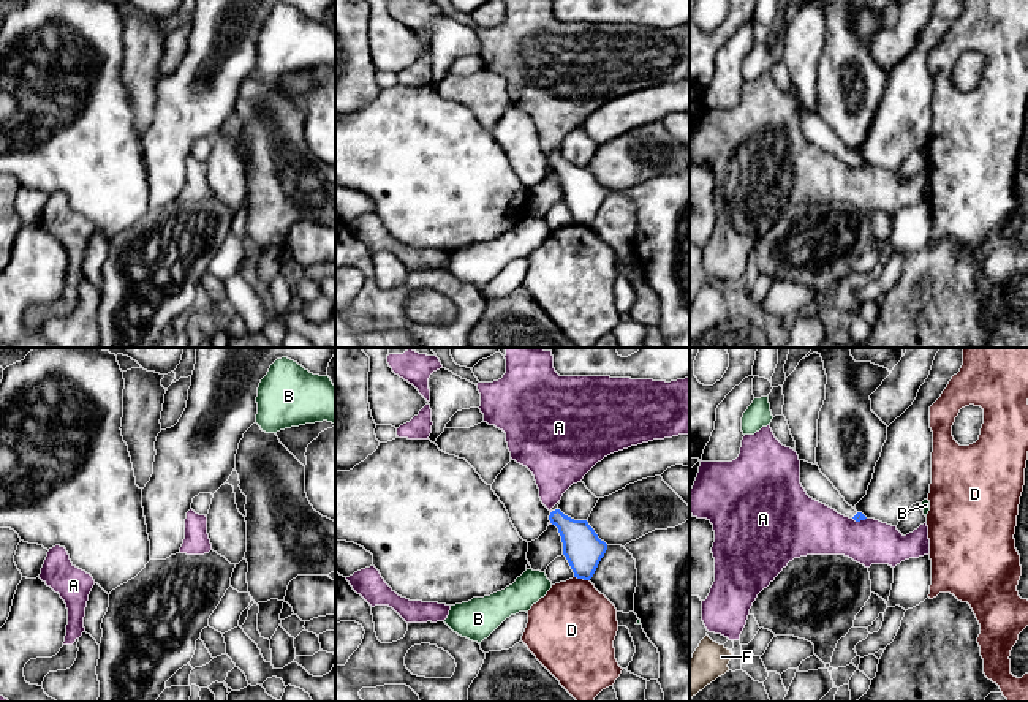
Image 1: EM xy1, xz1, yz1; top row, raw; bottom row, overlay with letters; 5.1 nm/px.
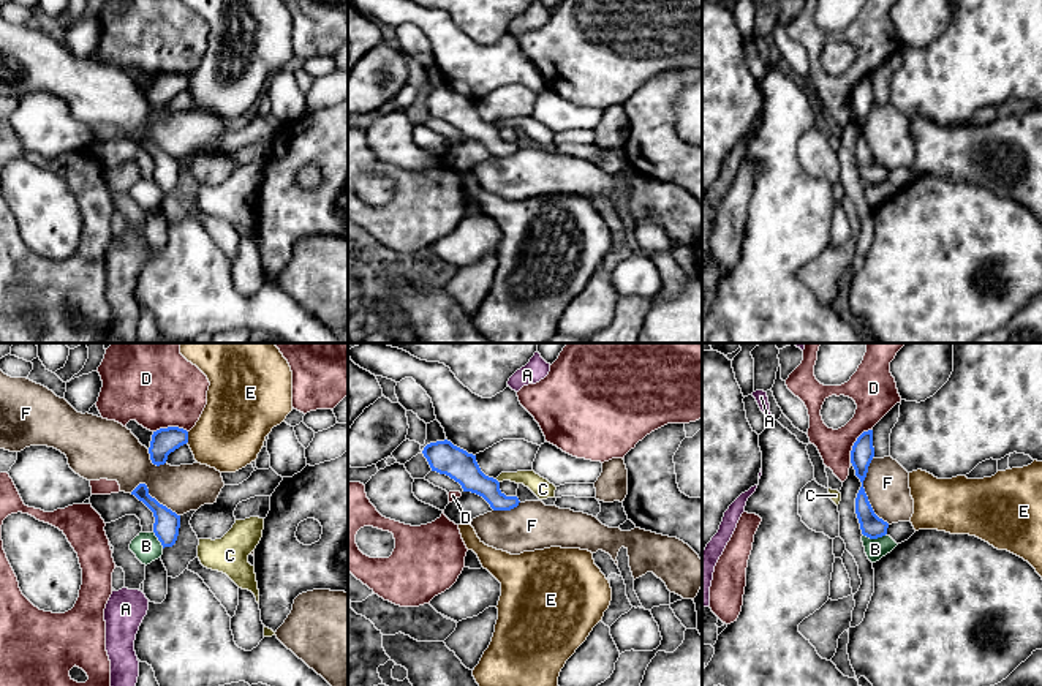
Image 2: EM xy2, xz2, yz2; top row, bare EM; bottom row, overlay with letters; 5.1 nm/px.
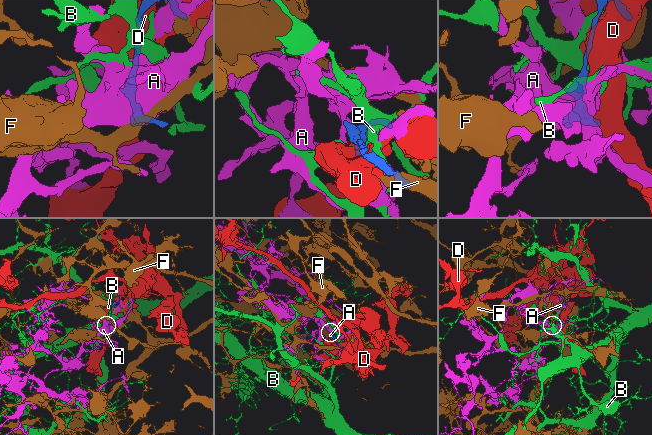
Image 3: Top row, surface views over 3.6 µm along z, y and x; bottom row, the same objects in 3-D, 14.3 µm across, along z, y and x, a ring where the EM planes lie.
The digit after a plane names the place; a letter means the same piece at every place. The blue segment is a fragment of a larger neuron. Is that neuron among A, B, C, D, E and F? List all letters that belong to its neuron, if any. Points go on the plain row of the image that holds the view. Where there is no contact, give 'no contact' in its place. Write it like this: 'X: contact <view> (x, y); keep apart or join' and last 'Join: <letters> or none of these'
A: contact yz1 (859, 166); keep apart
B: contact yz2 (875, 184); keep apart
C: contact xz2 (497, 127); keep apart
D: contact yz2 (854, 89); keep apart
E: contact xy2 (187, 82); keep apart
F: contact yz2 (864, 138); keep apart
Join: none of these

